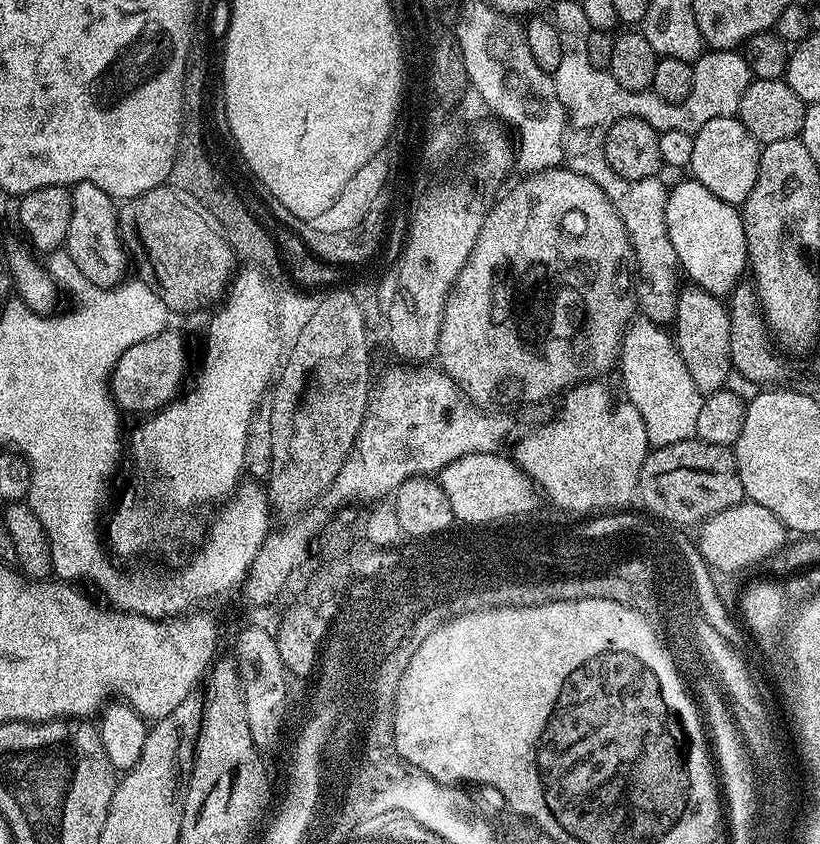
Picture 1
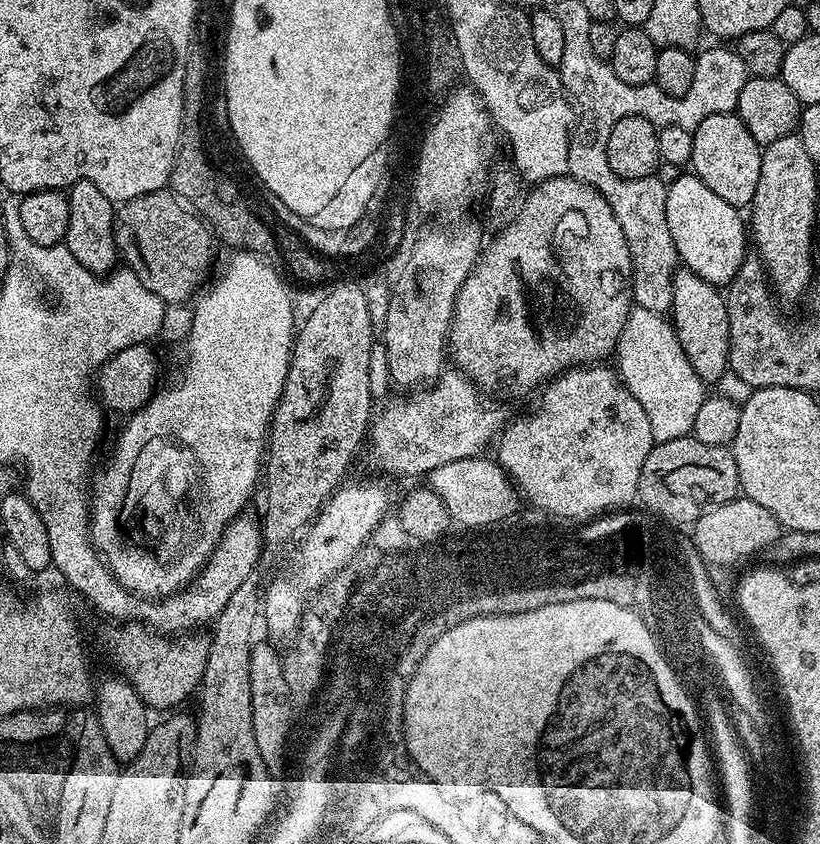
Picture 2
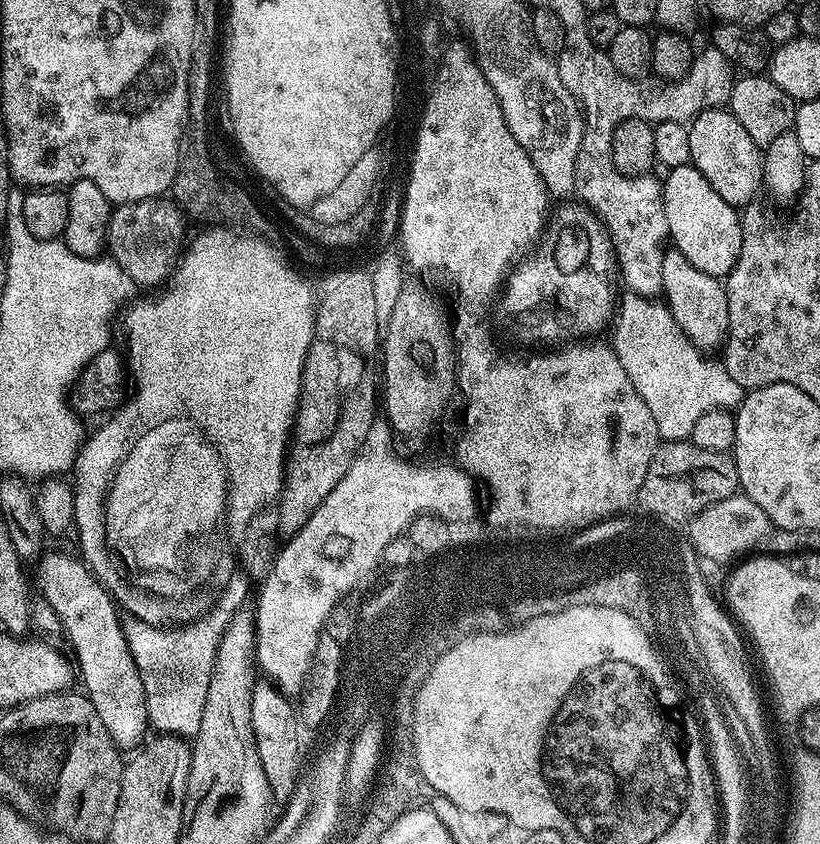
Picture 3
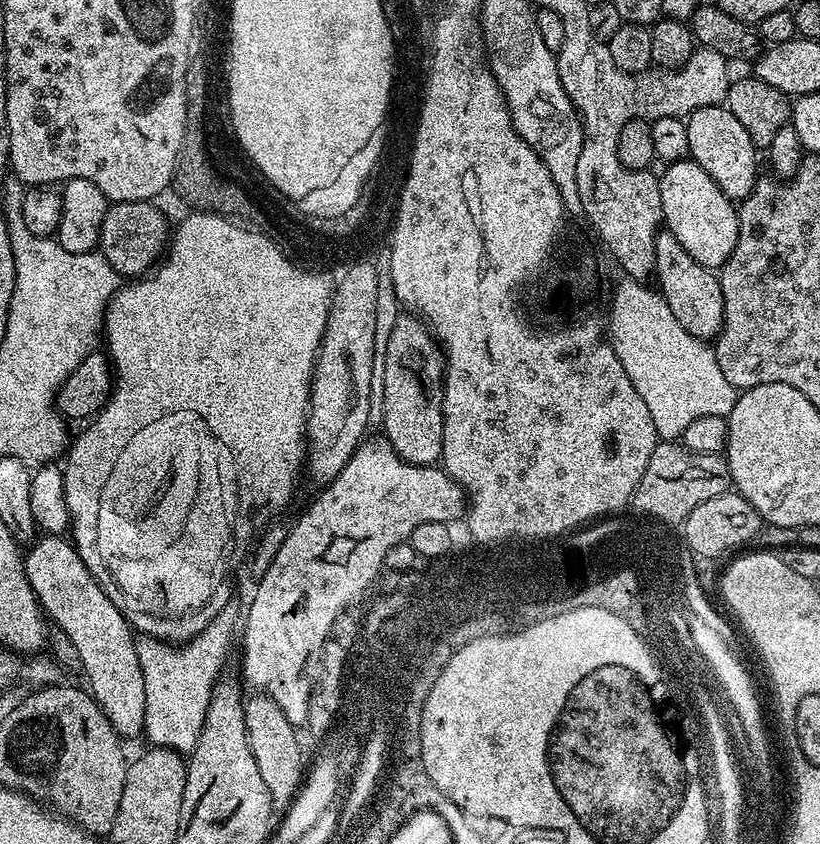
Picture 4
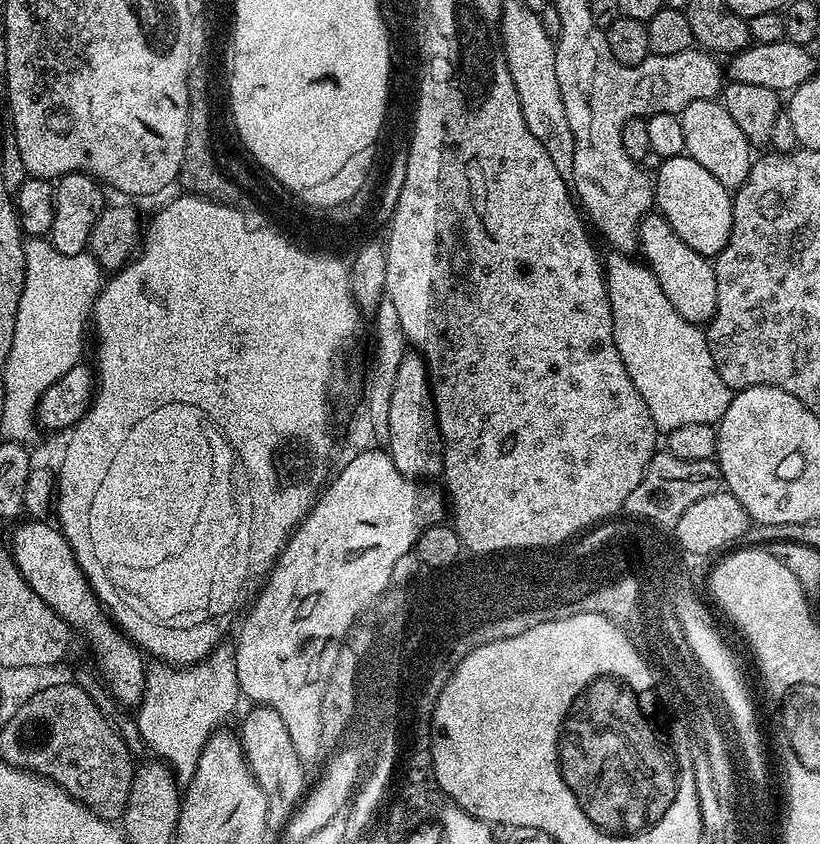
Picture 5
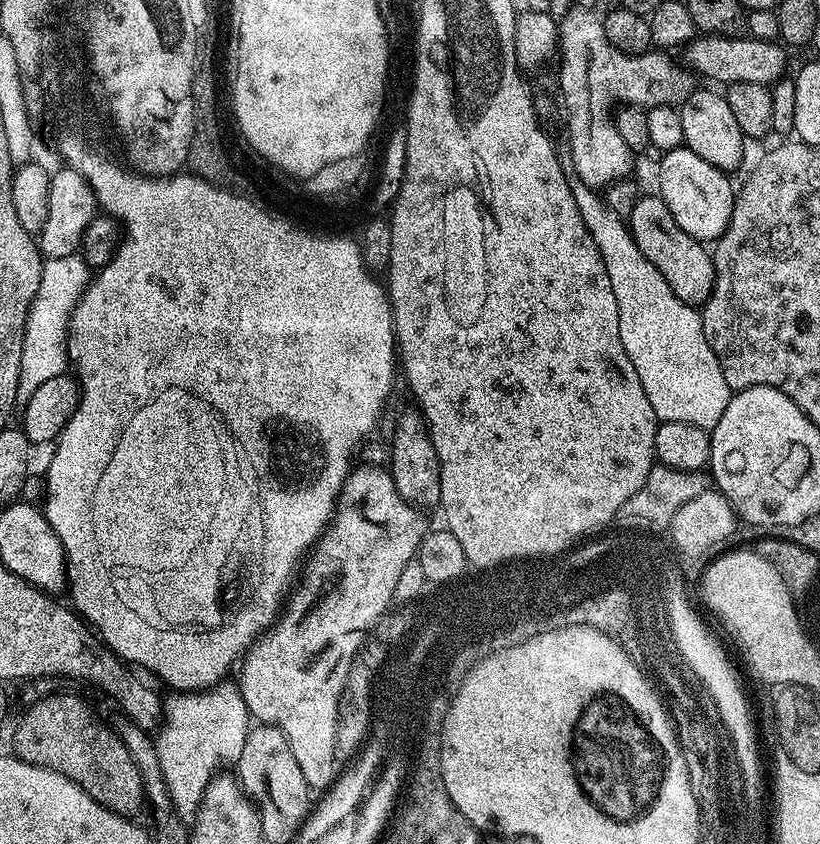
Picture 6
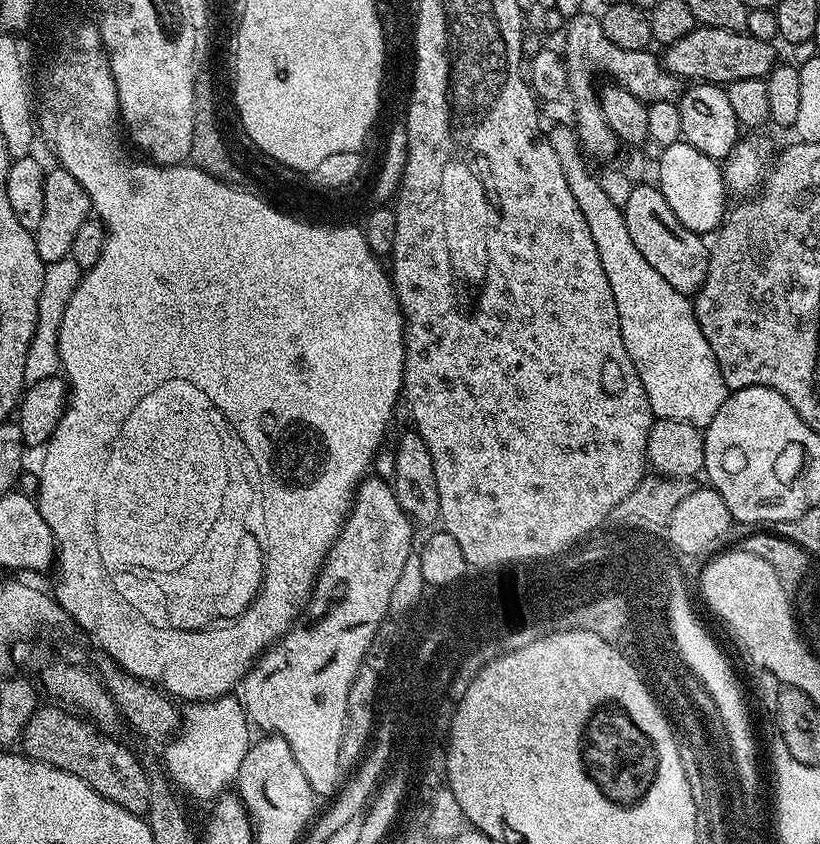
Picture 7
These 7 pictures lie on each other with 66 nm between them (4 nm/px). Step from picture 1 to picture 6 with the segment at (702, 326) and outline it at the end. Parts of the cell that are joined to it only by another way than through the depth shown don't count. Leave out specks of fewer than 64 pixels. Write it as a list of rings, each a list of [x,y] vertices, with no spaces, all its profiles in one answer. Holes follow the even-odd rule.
[[[658,194],[642,197],[633,208],[631,205],[626,223],[638,250],[642,250],[646,259],[658,266],[658,274],[666,278],[666,286],[670,286],[682,302],[693,306],[704,305],[710,298],[716,277],[712,252],[704,249],[707,247],[701,241],[690,238],[690,234],[674,222],[674,214],[670,214],[663,198]]]

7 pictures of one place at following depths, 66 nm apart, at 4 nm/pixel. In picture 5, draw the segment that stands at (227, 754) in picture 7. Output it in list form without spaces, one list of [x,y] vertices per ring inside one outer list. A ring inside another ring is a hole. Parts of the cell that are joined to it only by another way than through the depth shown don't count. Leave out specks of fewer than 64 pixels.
[[[235,643],[217,644],[216,649],[205,660],[196,664],[173,666],[163,662],[149,663],[144,673],[144,697],[140,699],[134,716],[143,747],[148,747],[156,755],[153,757],[159,758],[172,769],[177,784],[186,786],[194,778],[194,770],[198,770],[198,758],[202,758],[206,742],[227,725],[224,723],[231,718],[239,700],[242,700],[242,693],[236,673]]]

